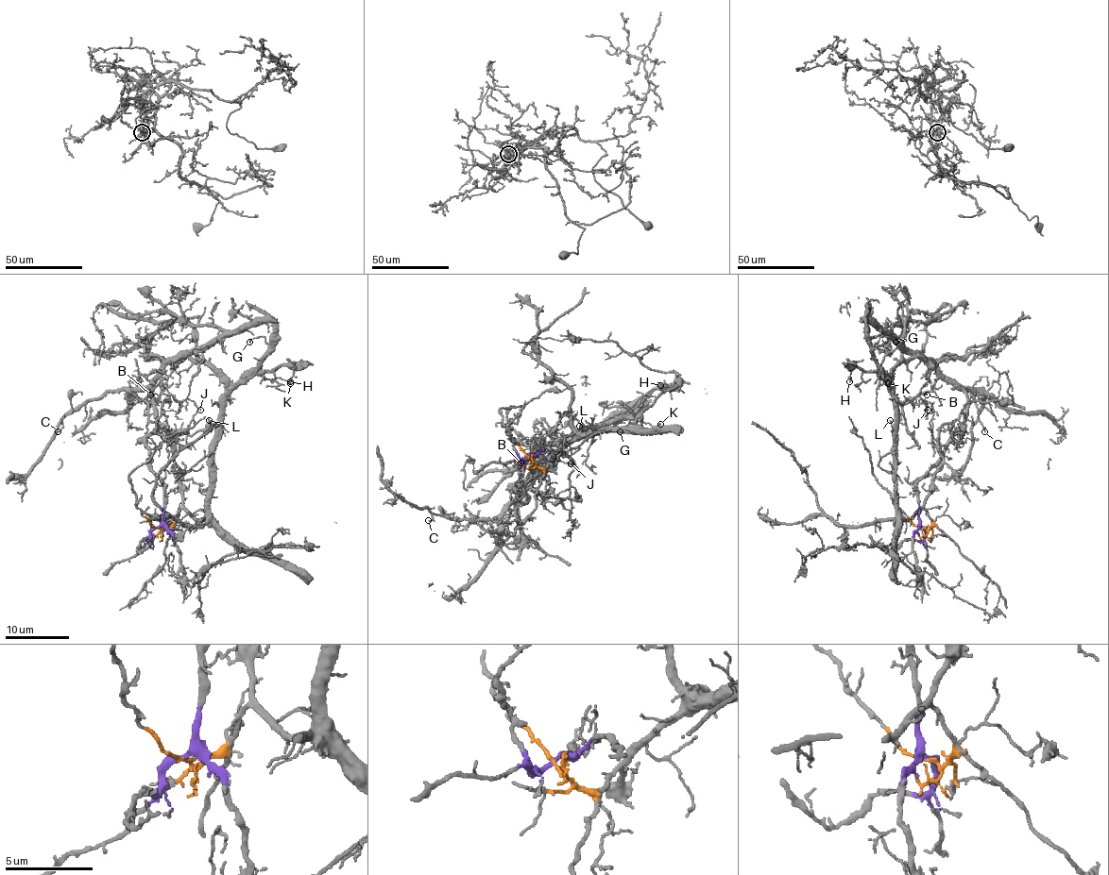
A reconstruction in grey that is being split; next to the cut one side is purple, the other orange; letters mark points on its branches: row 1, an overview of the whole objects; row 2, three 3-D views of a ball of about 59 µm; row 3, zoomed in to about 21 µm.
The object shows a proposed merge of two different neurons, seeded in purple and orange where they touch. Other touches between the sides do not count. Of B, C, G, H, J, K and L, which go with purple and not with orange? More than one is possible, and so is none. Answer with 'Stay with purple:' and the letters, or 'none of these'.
Stay with purple: B, C, J

